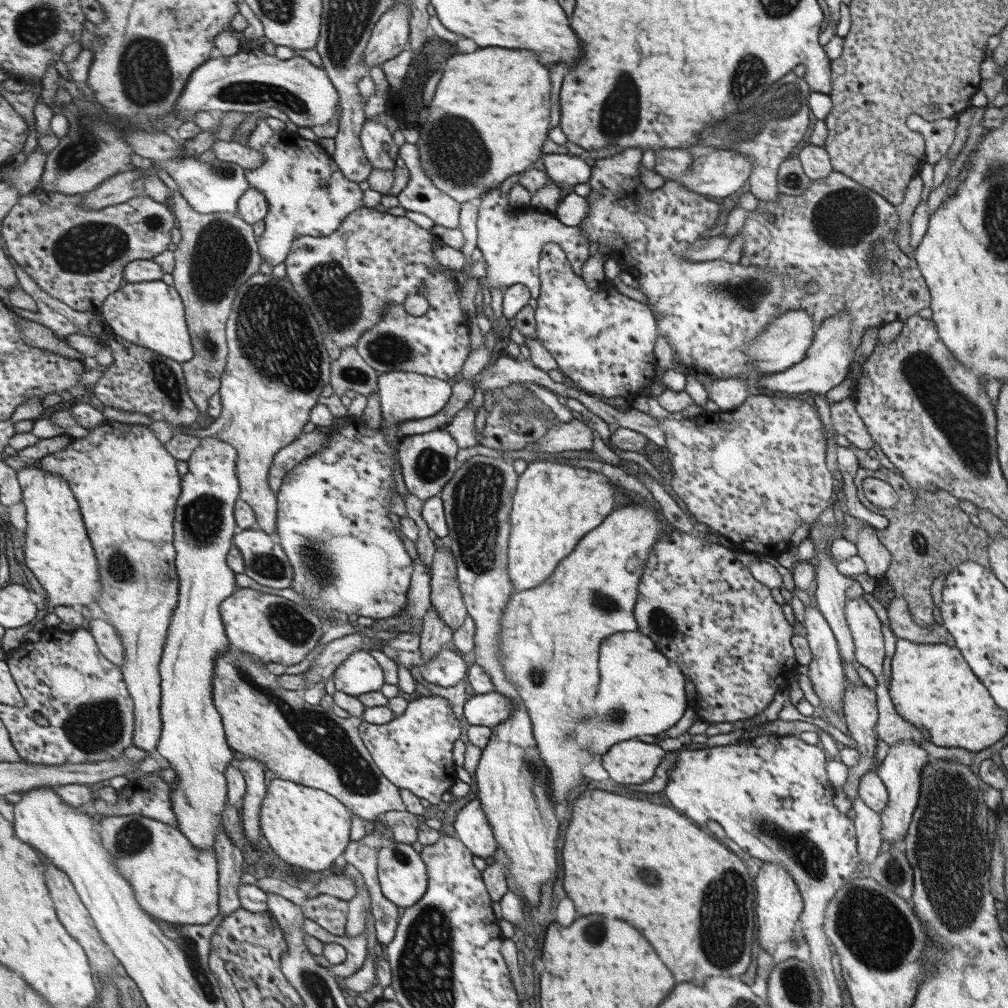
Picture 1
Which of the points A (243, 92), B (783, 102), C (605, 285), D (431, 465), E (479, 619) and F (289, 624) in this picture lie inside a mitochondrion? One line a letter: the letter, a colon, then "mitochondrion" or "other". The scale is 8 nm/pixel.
A: mitochondrion
B: mitochondrion
C: other
D: mitochondrion
E: other
F: mitochondrion

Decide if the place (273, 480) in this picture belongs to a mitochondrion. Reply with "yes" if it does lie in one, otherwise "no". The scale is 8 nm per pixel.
no

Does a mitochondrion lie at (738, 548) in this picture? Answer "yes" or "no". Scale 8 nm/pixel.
no

